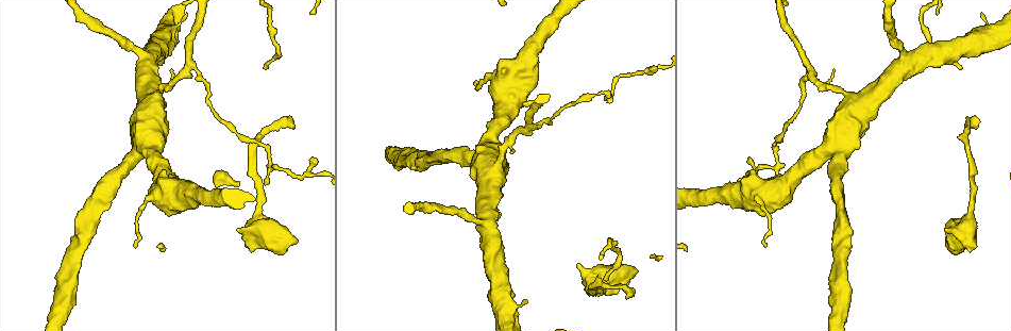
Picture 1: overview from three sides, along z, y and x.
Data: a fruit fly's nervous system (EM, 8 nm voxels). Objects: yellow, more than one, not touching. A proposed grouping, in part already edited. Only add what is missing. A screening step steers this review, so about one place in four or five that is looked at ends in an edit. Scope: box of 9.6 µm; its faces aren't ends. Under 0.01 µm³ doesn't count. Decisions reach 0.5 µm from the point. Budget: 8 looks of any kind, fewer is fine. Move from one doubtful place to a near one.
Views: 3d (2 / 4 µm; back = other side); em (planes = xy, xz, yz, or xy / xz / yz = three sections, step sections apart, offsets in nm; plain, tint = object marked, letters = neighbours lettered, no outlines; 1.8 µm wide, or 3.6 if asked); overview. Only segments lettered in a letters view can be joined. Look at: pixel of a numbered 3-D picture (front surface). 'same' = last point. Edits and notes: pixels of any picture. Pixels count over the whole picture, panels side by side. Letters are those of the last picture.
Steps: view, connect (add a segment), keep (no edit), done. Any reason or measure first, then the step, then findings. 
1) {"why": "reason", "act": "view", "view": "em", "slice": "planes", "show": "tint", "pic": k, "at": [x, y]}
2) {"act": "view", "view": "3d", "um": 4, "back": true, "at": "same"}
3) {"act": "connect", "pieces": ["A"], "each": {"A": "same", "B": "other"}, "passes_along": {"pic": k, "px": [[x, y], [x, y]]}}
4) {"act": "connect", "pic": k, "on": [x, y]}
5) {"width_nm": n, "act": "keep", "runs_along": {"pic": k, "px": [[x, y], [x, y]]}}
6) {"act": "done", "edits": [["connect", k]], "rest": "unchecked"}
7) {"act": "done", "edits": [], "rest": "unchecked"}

{"why": "three arms meet", "act": "view", "view": "em", "um": 3.6, "slice": "planes", "show": "letters", "pic": 1, "at": [189, 69]}

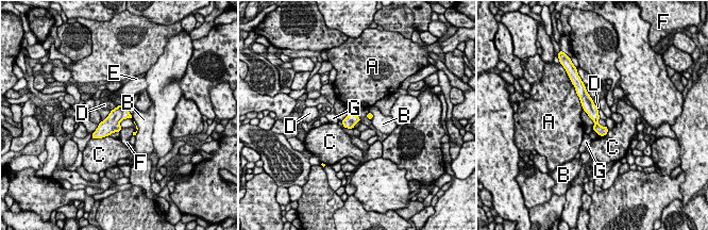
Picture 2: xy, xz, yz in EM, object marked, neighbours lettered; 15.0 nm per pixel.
{"act": "keep", "each": {"A": "other", "B": "other", "C": "other", "D": "other", "E": "other", "F": "other", "G": "other"}, "border": {"pic": 2, "px": [[118, 105], [111, 111]]}, "found": "no lettered segment goes on from it"}

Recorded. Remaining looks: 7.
{"act": "view", "view": "em", "slice": "xy", "step": 4, "show": "letters", "pic": 1, "at": [944, 229]}

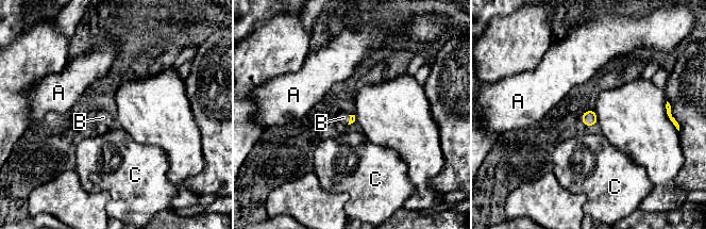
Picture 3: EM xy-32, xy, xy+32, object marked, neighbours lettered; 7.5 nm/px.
{"act": "view", "view": "em", "slice": "yz", "step": 4, "show": "letters", "at": "same"}

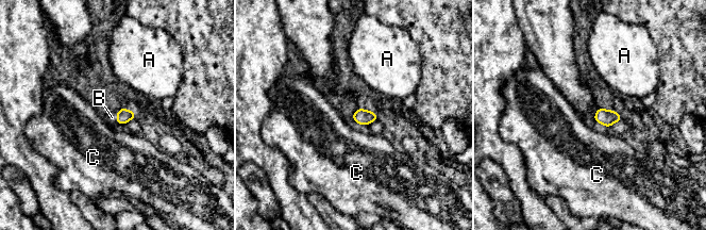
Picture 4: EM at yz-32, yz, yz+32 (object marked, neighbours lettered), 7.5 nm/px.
{"act": "connect", "pieces": ["B"], "each": {"A": "other", "B": "same", "C": "other"}, "passes_along": {"pic": 4, "px": [[123, 115], [117, 117], [112, 117]]}, "found": "it goes on there"}

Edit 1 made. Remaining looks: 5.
{"why": "redraw", "act": "view", "view": "overview"}

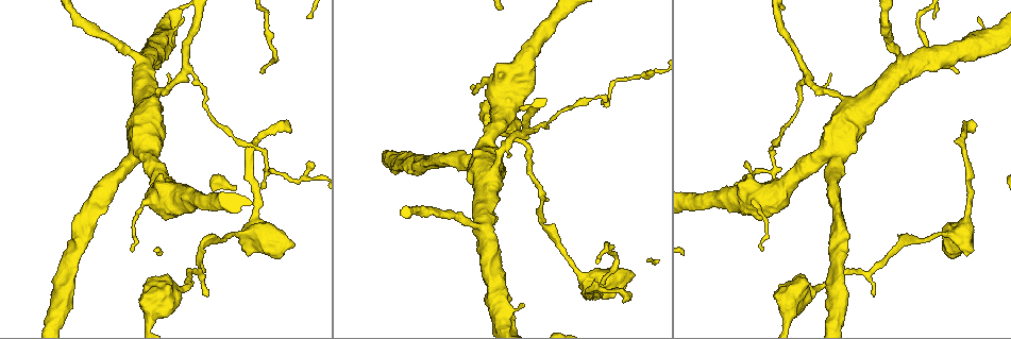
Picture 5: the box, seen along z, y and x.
{"act": "view", "view": "em", "slice": "planes", "show": "plain", "pic": 5, "at": [972, 130]}

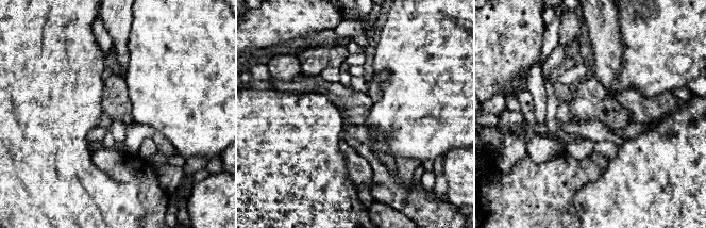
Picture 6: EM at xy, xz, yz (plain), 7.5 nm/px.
{"act": "view", "view": "em", "slice": "planes", "show": "tint", "at": "same"}

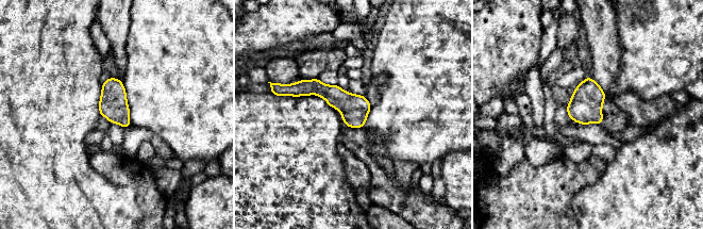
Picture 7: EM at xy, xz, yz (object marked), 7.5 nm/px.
{"why": "what lies round it", "act": "view", "view": "em", "slice": "planes", "show": "letters", "at": "same"}

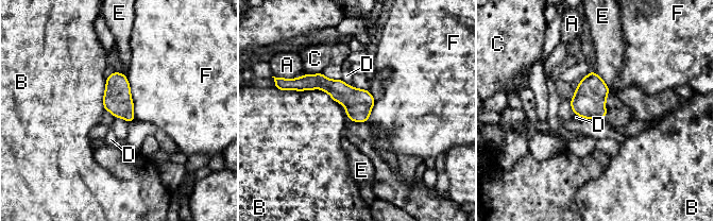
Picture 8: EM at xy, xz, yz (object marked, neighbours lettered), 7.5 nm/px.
{"width_nm": 220, "longest_contact_nm": ["F", 340], "act": "keep", "each": {"A": "other", "B": "other", "C": "other", "D": "other", "E": "other", "F": "other"}, "found": "no lettered segment goes on from it"}

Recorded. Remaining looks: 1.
{"act": "done", "edits": [["connect", 4]], "rest": "unchecked"}

